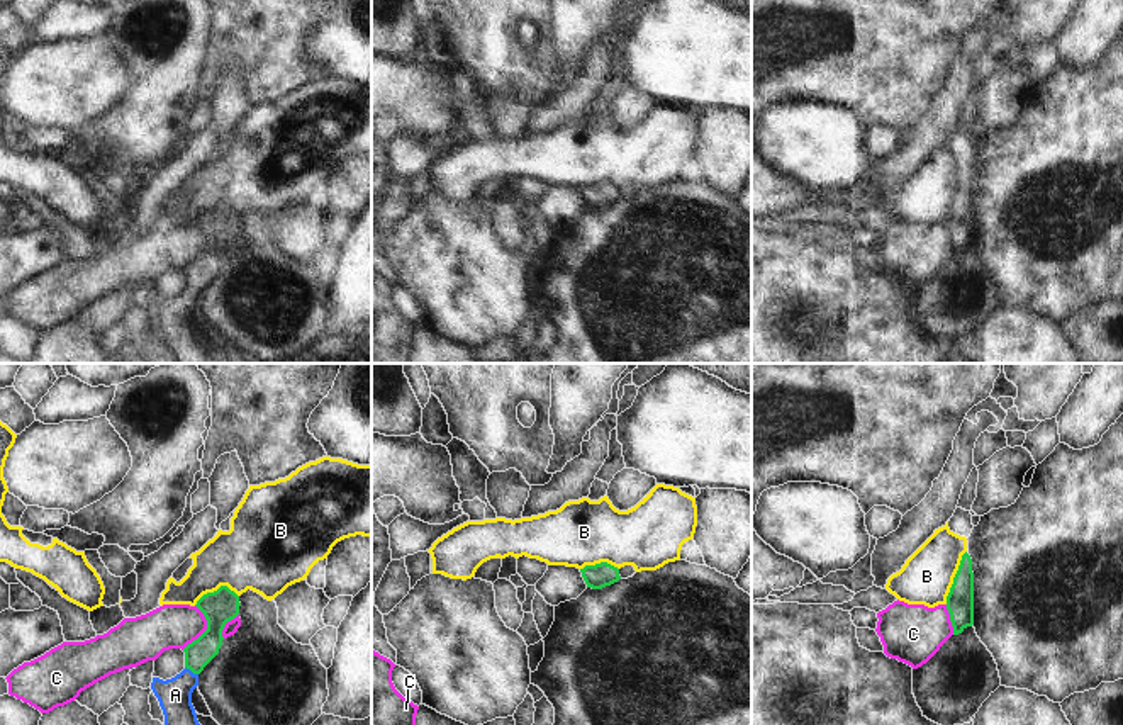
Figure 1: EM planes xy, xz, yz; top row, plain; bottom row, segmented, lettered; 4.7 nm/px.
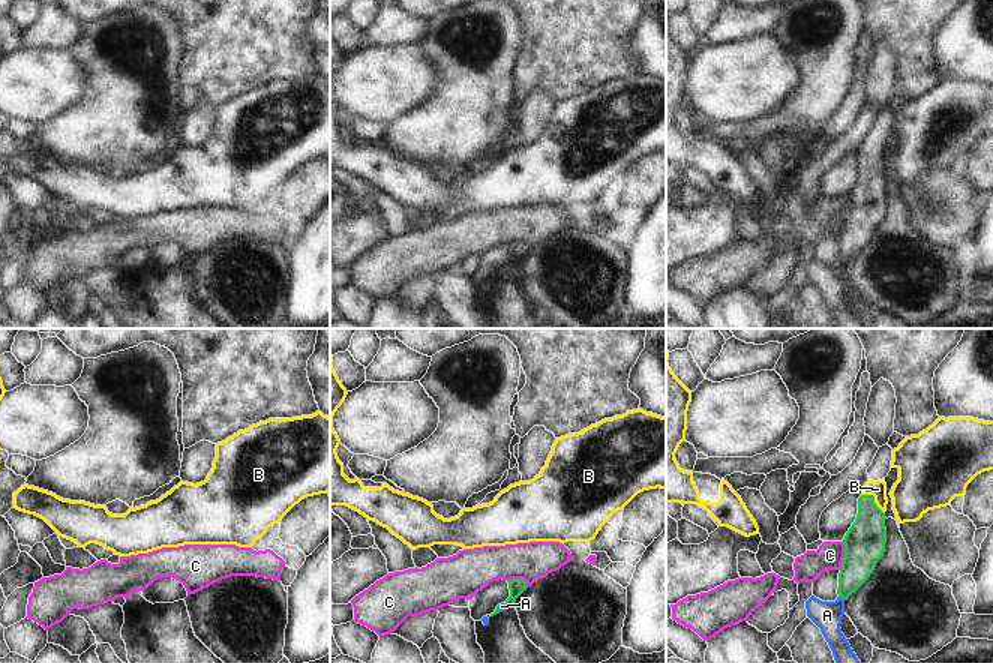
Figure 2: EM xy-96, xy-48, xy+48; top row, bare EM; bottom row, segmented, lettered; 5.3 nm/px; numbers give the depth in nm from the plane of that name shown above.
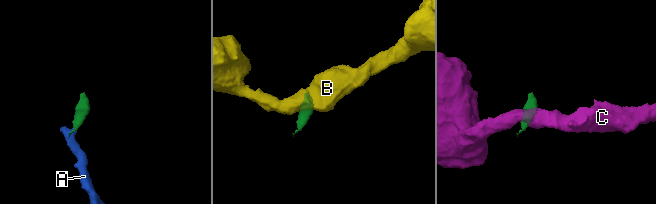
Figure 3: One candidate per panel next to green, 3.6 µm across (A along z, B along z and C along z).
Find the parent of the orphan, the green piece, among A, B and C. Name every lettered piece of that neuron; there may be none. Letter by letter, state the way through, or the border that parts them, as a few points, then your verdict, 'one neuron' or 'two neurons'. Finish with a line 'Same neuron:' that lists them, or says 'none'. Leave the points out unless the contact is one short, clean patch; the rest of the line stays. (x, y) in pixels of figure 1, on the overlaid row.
A: runs through xy (197, 654), (192, 671), (175, 695); one neuron
B: border along yz (966, 550), (945, 603); two neurons
C: border along xy (195, 605), (206, 620), (206, 629), (182, 649); two neurons
Same neuron: A

